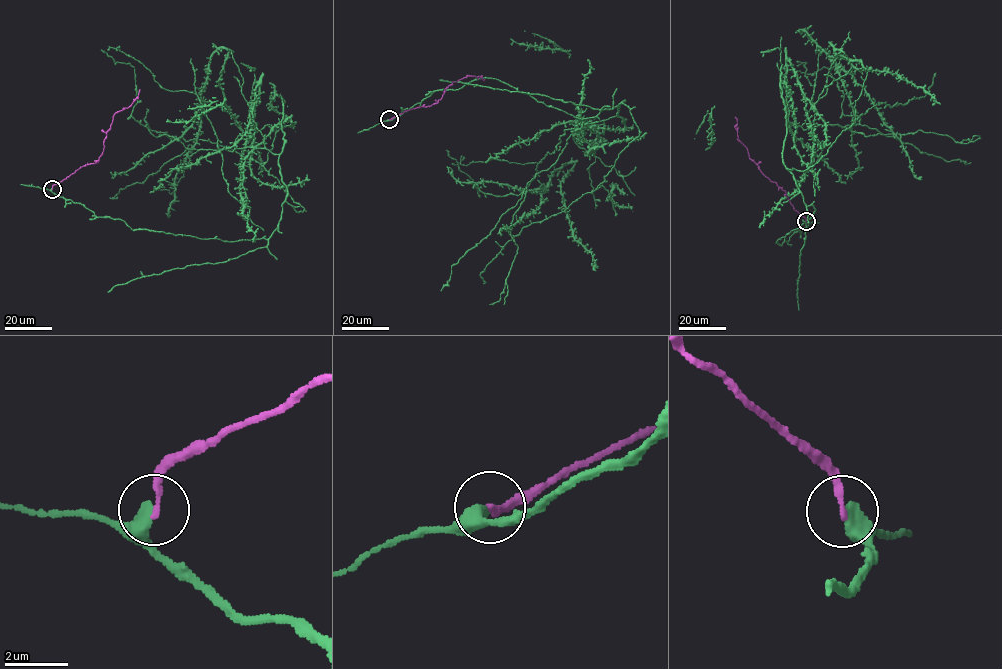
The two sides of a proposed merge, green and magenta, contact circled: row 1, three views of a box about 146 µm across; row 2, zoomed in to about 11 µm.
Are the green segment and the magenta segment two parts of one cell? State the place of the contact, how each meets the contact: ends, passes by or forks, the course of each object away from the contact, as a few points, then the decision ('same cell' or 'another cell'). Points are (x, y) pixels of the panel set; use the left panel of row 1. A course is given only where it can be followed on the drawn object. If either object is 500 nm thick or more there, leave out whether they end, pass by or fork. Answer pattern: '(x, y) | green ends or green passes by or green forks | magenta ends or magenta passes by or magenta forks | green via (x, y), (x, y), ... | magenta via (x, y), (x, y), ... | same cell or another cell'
(52, 189) | green ends | magenta ends | green via (52, 189), (133, 230), (267, 239), (279, 155), (175, 168), (220, 48), (263, 177) | magenta via (52, 189), (81, 166), (98, 162), (113, 117), (128, 107), (140, 89) | another cell

